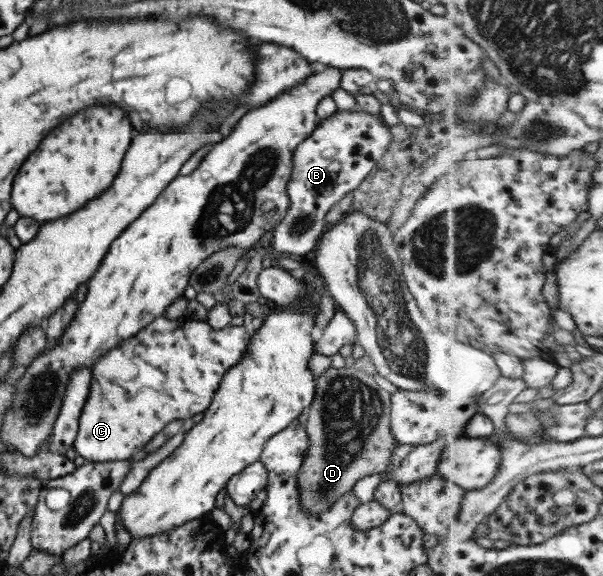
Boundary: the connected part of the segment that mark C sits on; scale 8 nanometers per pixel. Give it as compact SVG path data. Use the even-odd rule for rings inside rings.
M154 318L133 337L107 350L90 367L90 388L78 417L73 450L85 462L126 460L168 422L186 420L186 410L190 417L202 413L210 404L222 375L243 357L249 336L242 325L216 330L204 321L178 324L177 319ZM134 356L140 357L142 382L144 376L152 376L152 382L148 386L138 382L140 394L130 396L124 388L114 384L108 374L128 374L126 366L122 370L120 366Z

